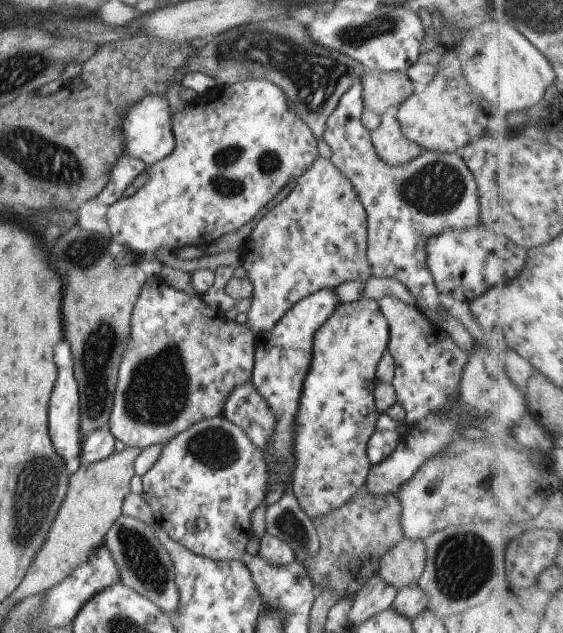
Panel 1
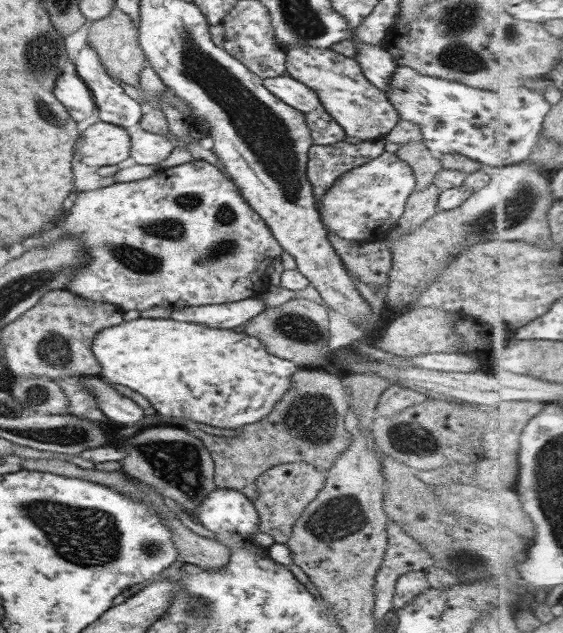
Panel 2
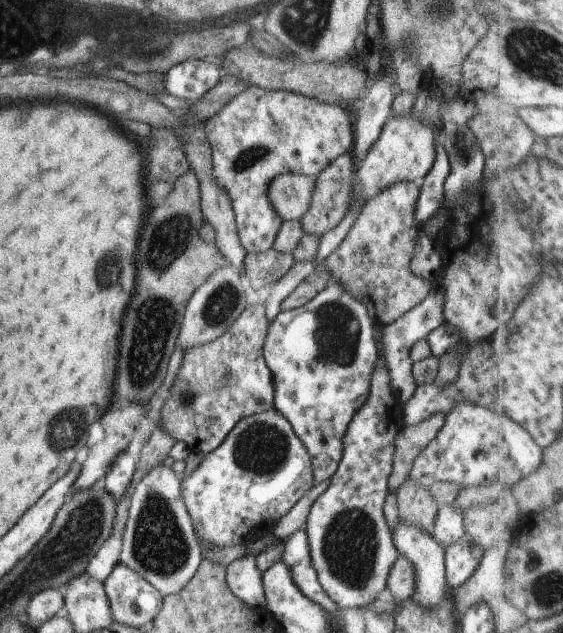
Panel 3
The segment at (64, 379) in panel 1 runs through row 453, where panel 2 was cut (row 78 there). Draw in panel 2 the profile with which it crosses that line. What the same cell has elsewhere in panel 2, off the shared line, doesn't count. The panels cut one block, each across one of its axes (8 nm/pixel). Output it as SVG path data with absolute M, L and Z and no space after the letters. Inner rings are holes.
M60 74L56 80L54 96L62 102L76 122L88 118L97 110L91 91L78 75Z

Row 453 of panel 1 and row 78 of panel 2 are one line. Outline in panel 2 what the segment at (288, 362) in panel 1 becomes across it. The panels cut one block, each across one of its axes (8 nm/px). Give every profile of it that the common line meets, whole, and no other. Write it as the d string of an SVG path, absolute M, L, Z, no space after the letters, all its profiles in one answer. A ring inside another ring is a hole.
M287 74L276 78L266 78L263 80L263 85L281 102L304 114L305 124L314 141L313 145L334 145L347 136L332 115L322 107L316 92L309 86Z

